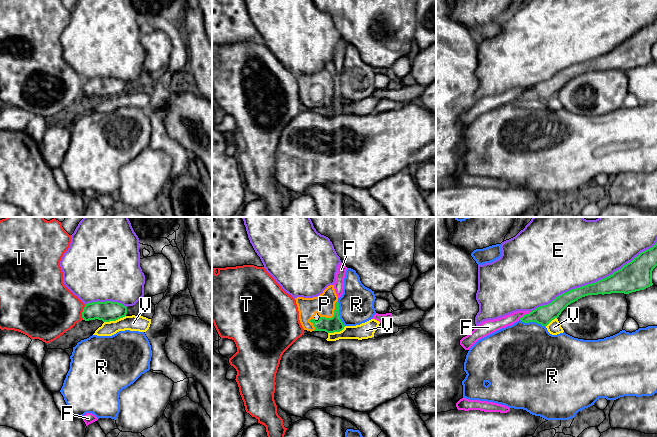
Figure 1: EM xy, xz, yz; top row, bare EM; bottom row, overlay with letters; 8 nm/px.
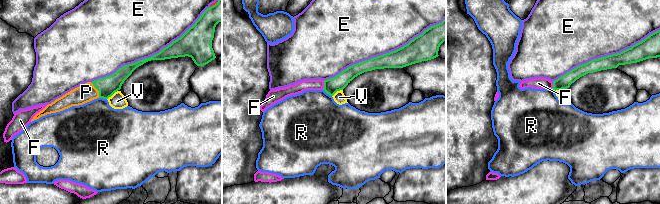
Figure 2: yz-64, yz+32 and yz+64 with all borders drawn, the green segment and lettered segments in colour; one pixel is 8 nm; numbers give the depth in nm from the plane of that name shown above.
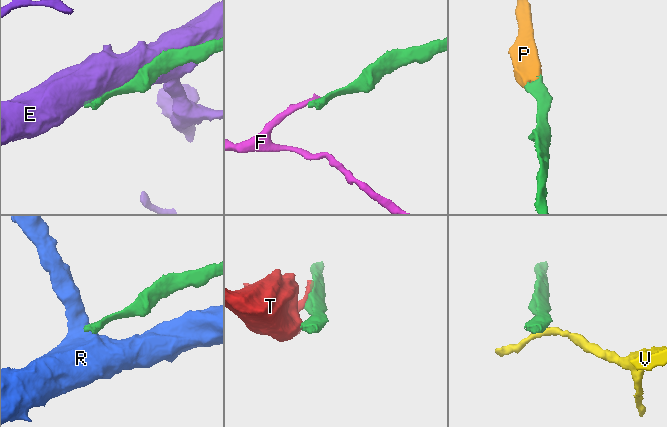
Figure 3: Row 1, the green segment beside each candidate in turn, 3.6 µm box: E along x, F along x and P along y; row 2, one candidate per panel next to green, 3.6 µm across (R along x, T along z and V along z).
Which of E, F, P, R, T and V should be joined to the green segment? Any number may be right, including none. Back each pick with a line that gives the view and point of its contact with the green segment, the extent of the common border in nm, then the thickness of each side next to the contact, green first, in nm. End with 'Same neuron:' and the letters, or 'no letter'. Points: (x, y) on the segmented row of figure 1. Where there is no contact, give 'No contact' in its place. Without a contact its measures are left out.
P: Touches green at xz (334, 314). Shared border 200 nm. Thickness 130 nm (green) against 170 nm
Same neuron: P

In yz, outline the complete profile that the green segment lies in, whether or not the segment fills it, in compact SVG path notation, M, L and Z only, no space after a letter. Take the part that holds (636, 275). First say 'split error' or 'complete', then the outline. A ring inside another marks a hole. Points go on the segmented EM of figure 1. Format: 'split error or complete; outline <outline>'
complete; outline M656 244L635 257L631 262L615 271L612 275L595 283L572 289L556 297L551 303L540 306L524 315L520 320L524 323L536 322L547 326L558 318L561 312L571 303L588 295L624 293L644 290L653 285L652 271L657 266Z

